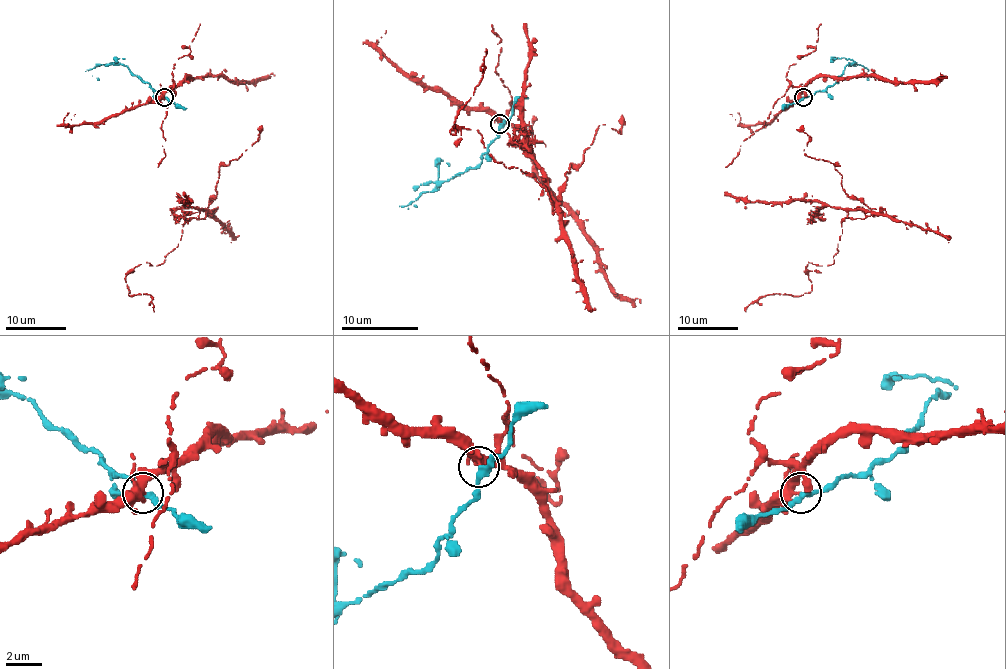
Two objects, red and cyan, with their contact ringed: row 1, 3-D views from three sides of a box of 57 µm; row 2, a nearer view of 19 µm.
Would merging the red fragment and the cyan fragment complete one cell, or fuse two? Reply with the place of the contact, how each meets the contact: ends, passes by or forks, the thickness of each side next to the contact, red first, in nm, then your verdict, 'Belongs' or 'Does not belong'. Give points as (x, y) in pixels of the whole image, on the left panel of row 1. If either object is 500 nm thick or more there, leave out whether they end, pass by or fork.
Place: (164, 97). At the ring red forks. At the ring cyan passes by. Thickness 220 nm (red) against 320 nm. Does not belong

